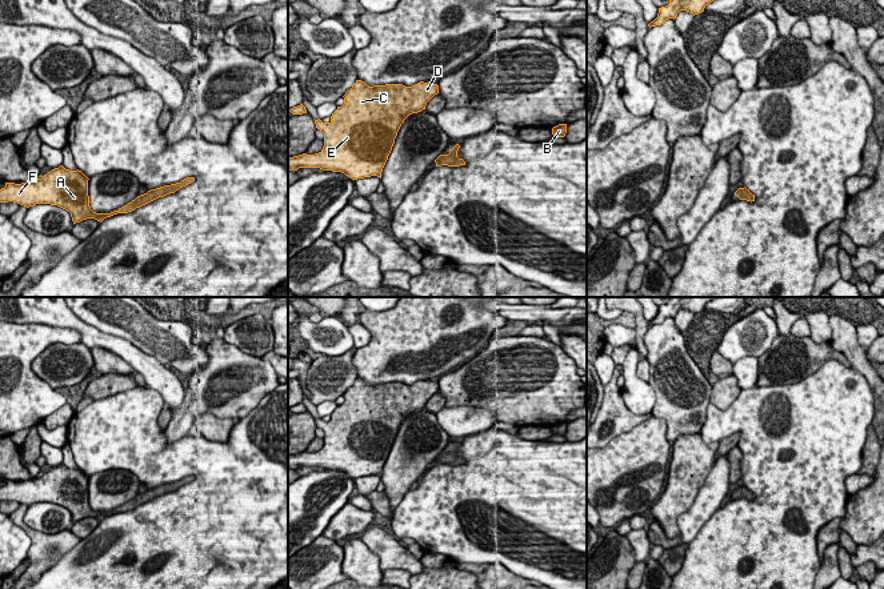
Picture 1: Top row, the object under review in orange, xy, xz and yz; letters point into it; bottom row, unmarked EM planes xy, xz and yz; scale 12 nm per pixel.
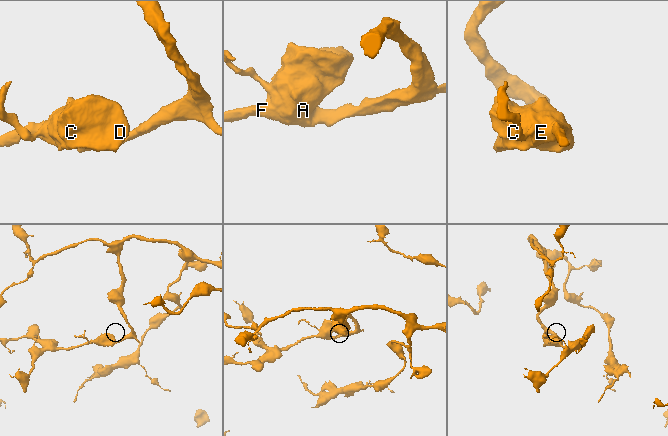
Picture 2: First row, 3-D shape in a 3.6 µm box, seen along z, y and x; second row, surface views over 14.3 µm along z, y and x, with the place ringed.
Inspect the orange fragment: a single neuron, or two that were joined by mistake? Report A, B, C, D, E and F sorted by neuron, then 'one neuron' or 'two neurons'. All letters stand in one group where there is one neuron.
A B C D E F | one neuron

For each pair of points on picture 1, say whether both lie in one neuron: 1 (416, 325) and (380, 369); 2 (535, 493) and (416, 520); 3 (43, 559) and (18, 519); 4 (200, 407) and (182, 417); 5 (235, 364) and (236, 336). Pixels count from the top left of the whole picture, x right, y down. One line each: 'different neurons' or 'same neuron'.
1: same neuron
2: same neuron
3: same neuron
4: different neurons
5: different neurons

